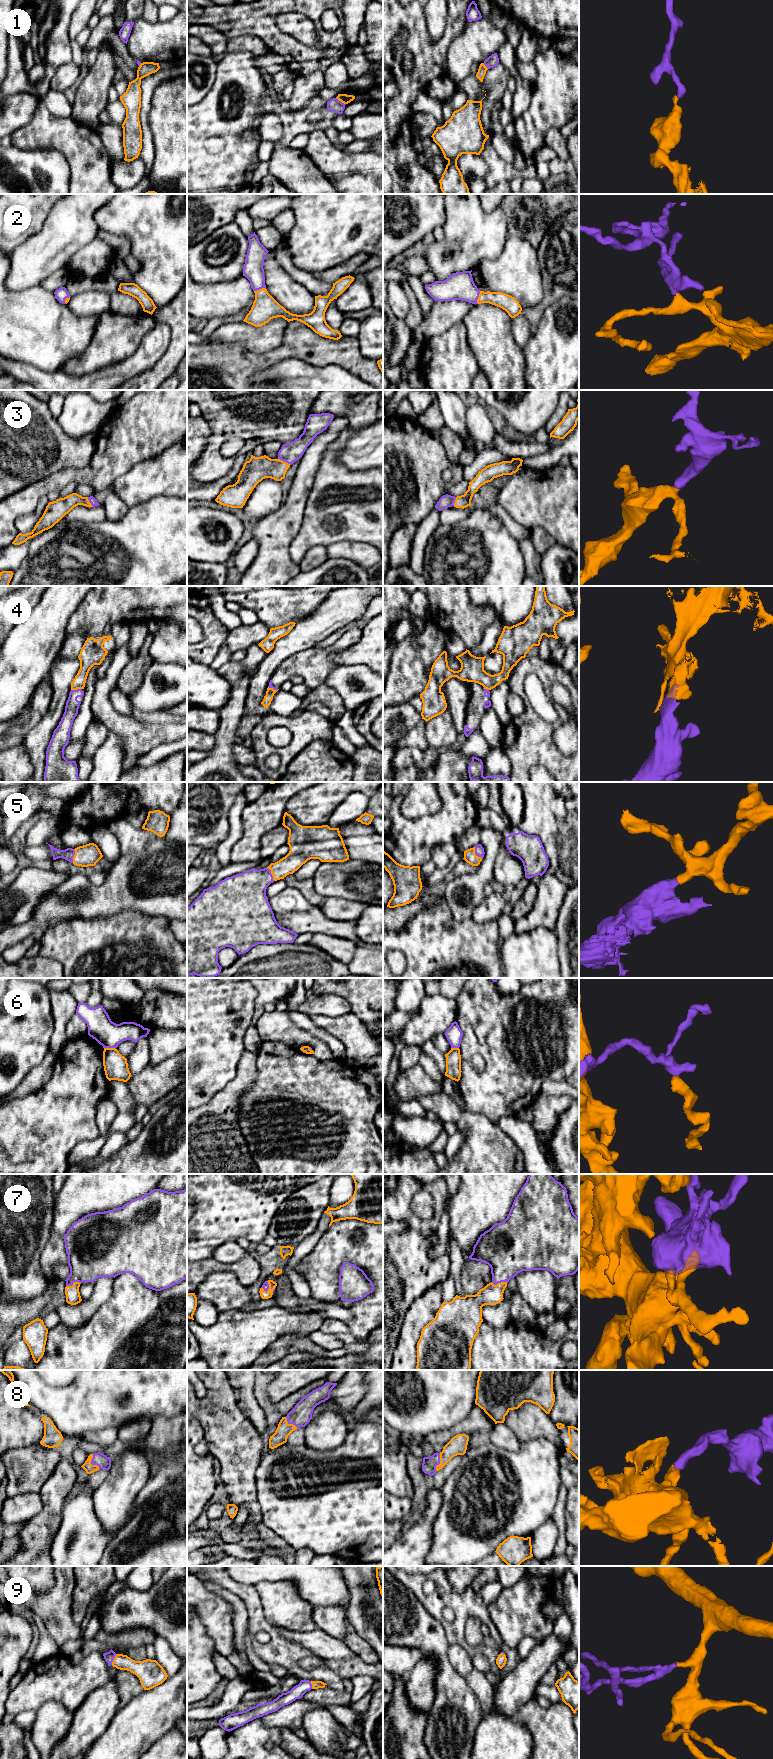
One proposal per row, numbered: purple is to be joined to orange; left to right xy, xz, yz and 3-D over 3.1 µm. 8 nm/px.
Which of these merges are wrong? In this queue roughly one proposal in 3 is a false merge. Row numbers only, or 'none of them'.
1, 4, 6

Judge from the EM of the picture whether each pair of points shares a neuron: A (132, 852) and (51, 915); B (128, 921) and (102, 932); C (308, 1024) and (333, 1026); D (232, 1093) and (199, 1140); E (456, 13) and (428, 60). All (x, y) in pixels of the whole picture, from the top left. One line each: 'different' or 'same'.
A: same
B: same
C: different
D: same
E: same

